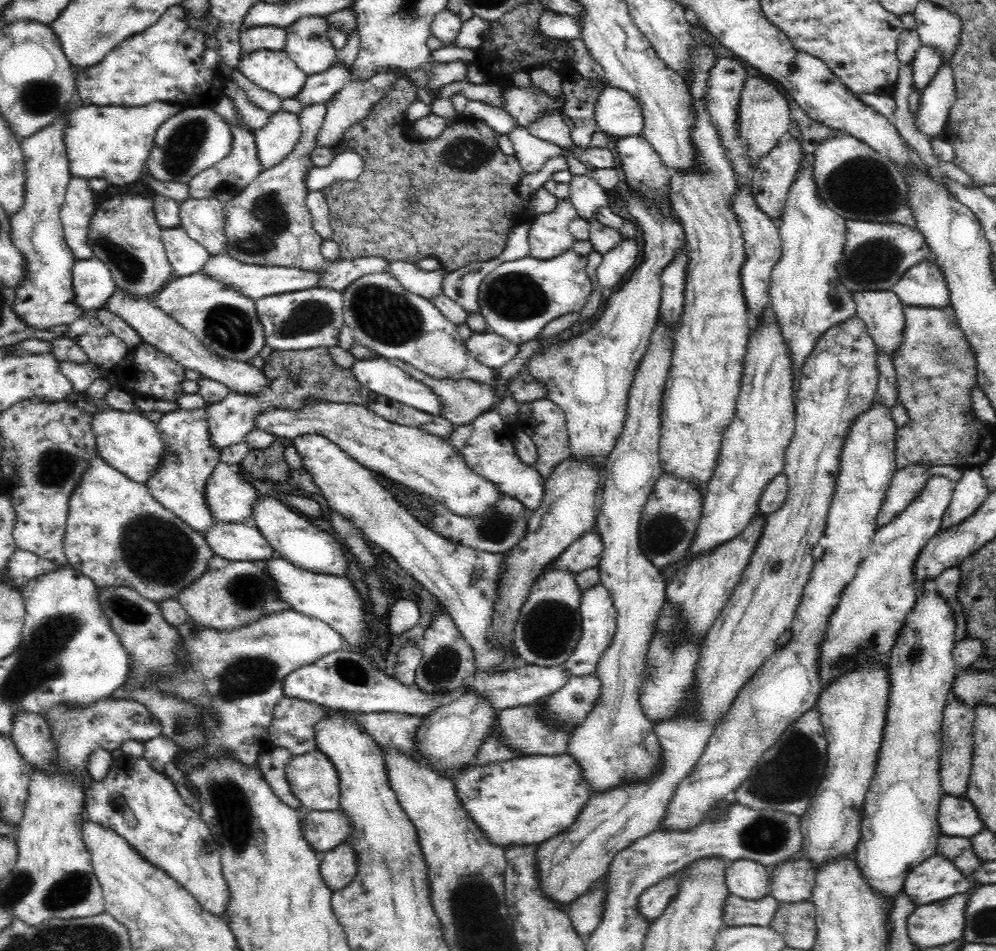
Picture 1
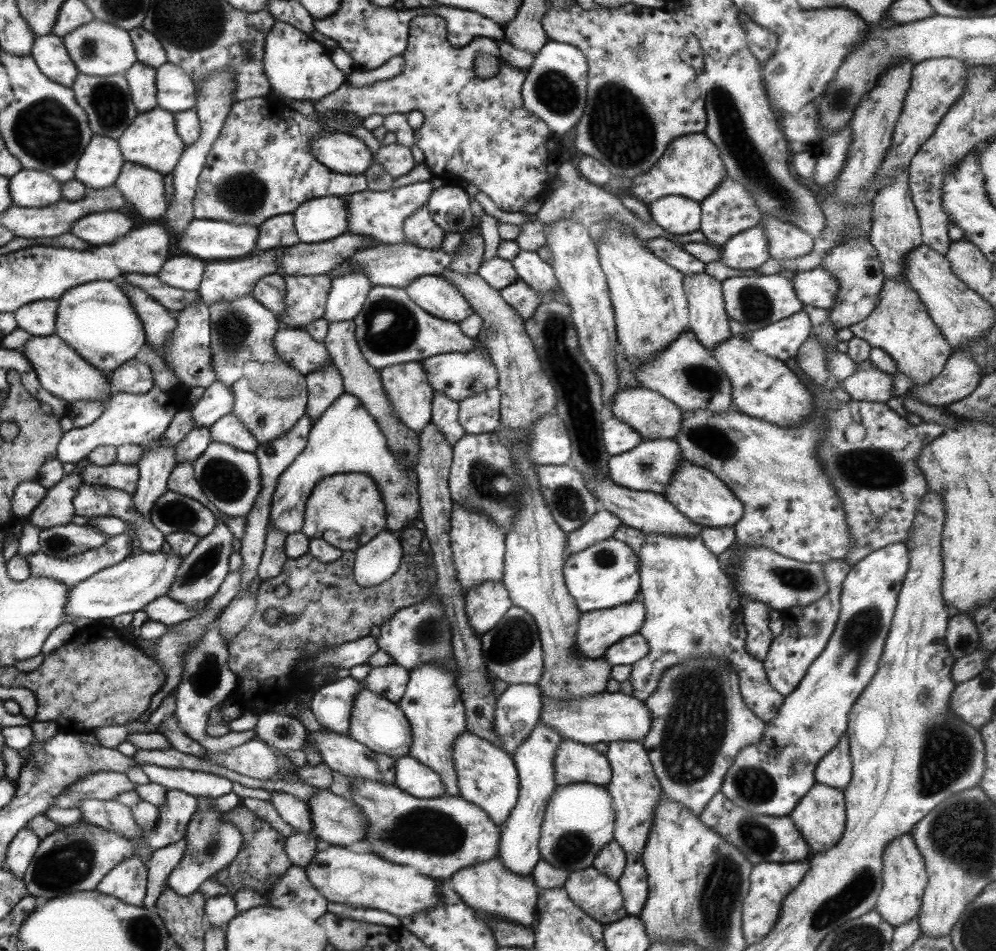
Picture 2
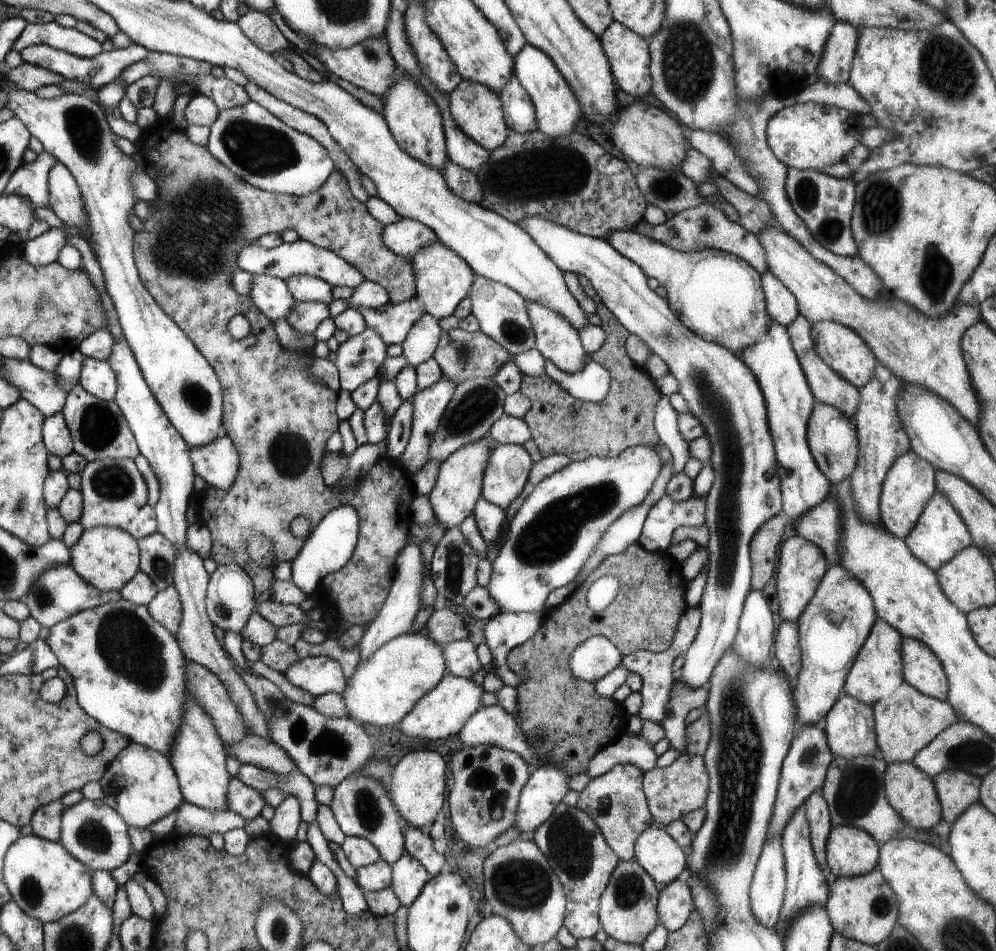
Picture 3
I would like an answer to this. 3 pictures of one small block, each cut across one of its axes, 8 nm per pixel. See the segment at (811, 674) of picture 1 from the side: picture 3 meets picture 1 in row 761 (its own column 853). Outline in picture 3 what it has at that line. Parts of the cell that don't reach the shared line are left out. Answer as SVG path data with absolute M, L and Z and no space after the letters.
M841 694L841 698L827 712L827 716L825 716L825 734L827 734L827 746L829 746L829 750L835 758L853 760L857 756L879 756L873 708L859 702L859 700L853 700L851 696Z

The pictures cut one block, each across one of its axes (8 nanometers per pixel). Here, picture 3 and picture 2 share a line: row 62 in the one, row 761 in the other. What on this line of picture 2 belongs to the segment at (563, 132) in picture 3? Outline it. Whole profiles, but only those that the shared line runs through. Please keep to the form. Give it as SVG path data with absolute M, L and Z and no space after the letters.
M537 724L529 738L517 746L513 752L513 762L519 774L519 800L515 808L509 812L509 818L505 824L499 826L499 848L497 848L497 860L501 860L503 868L507 872L513 872L517 876L527 876L533 872L533 866L541 860L539 856L539 836L541 836L541 822L545 808L549 804L549 798L557 790L555 784L555 750L563 742L563 736L557 730L551 730L549 726Z

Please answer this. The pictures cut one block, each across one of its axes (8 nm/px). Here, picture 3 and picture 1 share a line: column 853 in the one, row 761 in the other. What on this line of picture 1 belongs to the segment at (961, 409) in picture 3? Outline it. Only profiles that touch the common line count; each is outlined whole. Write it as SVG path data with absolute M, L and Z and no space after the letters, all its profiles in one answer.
M324 752L294 756L286 766L286 778L304 812L340 810L340 778Z

